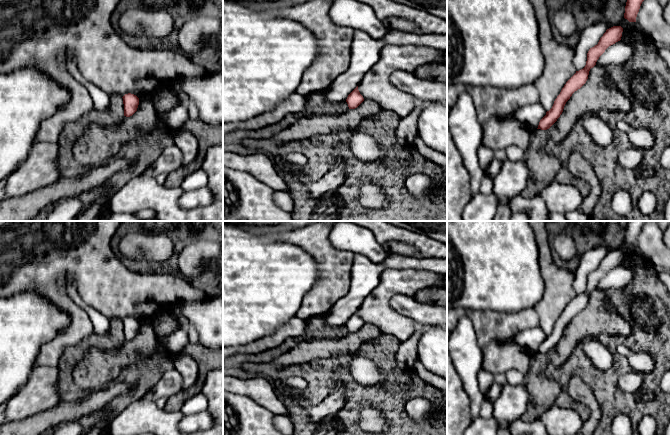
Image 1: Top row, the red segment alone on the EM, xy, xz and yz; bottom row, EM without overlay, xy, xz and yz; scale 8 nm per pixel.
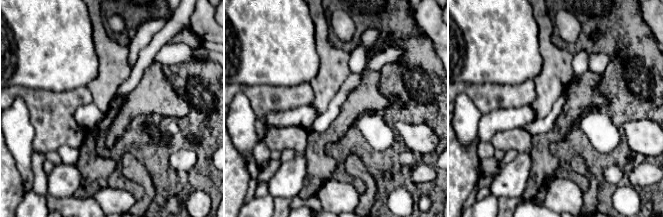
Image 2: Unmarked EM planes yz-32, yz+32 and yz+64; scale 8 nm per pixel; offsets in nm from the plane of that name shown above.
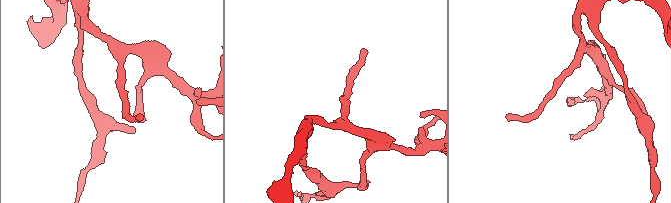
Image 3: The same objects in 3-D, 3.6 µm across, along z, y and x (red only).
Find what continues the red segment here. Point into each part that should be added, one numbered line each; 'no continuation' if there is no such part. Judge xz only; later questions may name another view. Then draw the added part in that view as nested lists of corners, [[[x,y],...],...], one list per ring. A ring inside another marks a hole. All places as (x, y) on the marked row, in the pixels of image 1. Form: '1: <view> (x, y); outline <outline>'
no continuation

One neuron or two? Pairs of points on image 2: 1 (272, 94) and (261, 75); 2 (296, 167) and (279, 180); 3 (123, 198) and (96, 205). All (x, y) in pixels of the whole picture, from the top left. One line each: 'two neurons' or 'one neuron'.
1: two neurons
2: one neuron
3: one neuron

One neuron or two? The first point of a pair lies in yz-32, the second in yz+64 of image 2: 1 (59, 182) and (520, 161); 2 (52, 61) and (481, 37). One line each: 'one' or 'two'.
1: one
2: one

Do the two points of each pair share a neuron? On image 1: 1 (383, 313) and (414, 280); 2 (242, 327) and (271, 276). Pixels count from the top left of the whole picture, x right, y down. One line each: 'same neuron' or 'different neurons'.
1: same neuron
2: same neuron

